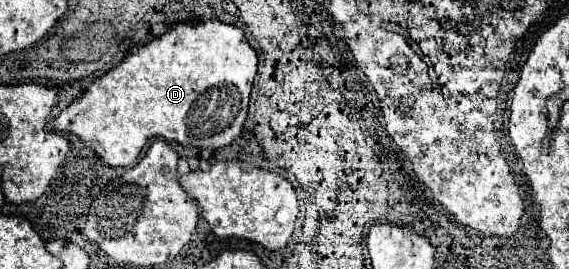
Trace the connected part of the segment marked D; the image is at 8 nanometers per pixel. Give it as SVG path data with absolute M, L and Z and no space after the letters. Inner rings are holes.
M218 19L176 23L162 37L138 47L114 69L94 79L92 85L60 111L52 121L52 129L76 135L86 143L108 167L130 167L138 159L142 147L150 139L176 141L198 149L220 149L230 145L242 131L248 113L248 99L256 75L258 57L246 41L242 29L226 25Z

